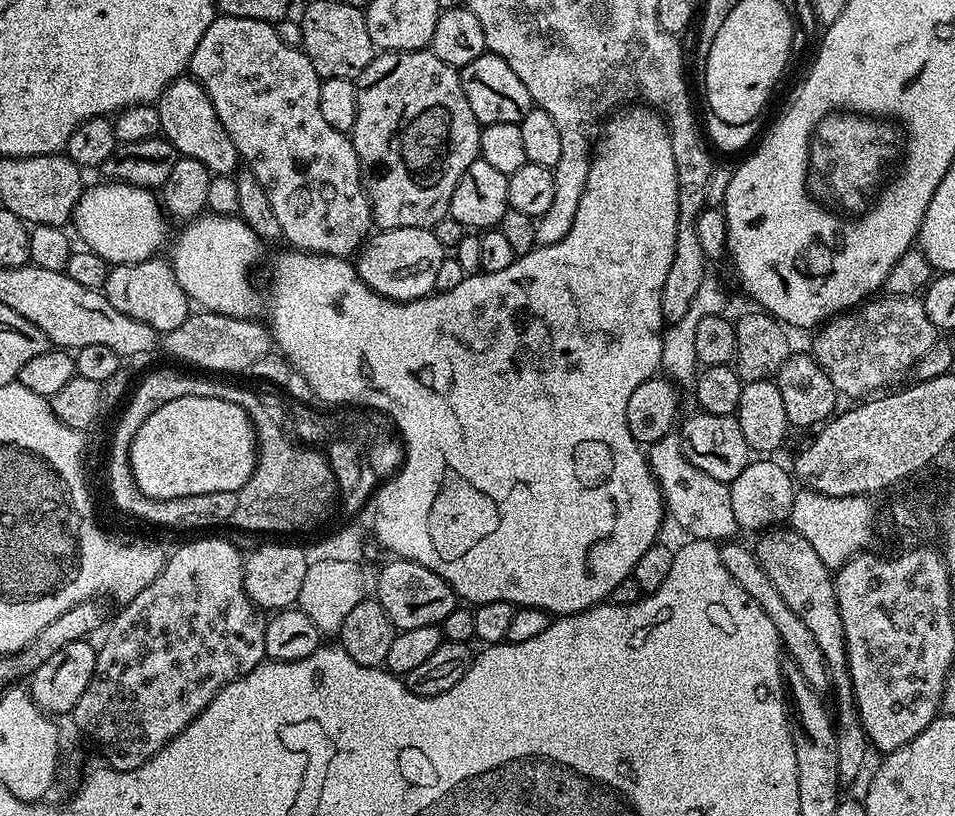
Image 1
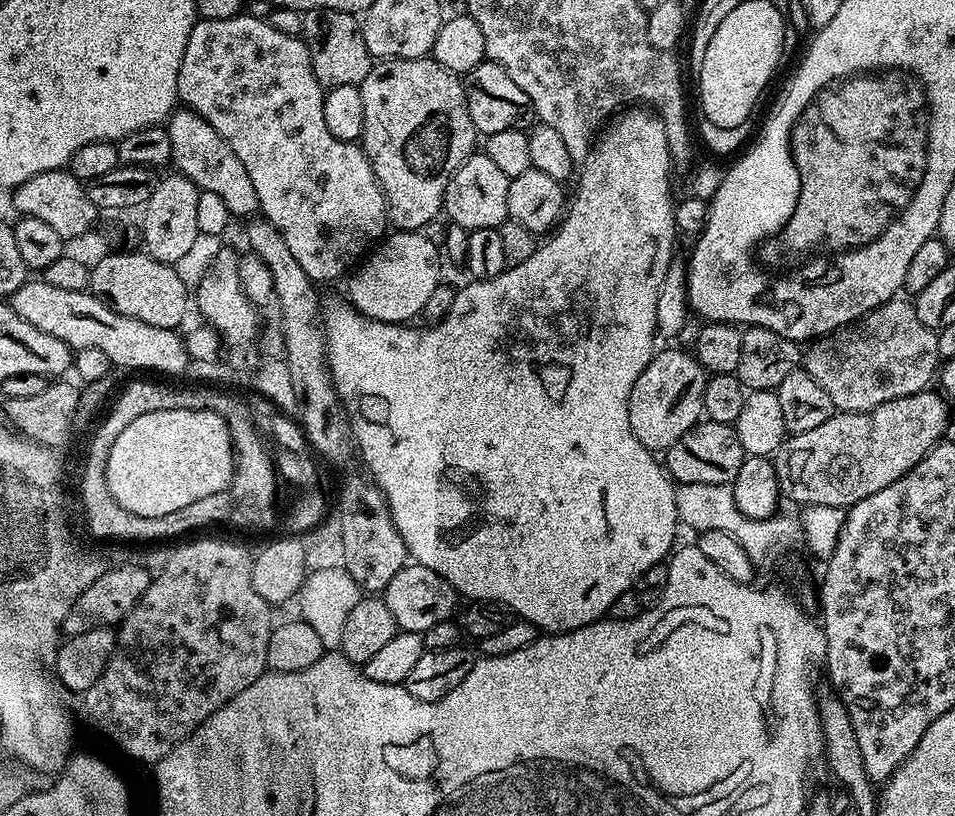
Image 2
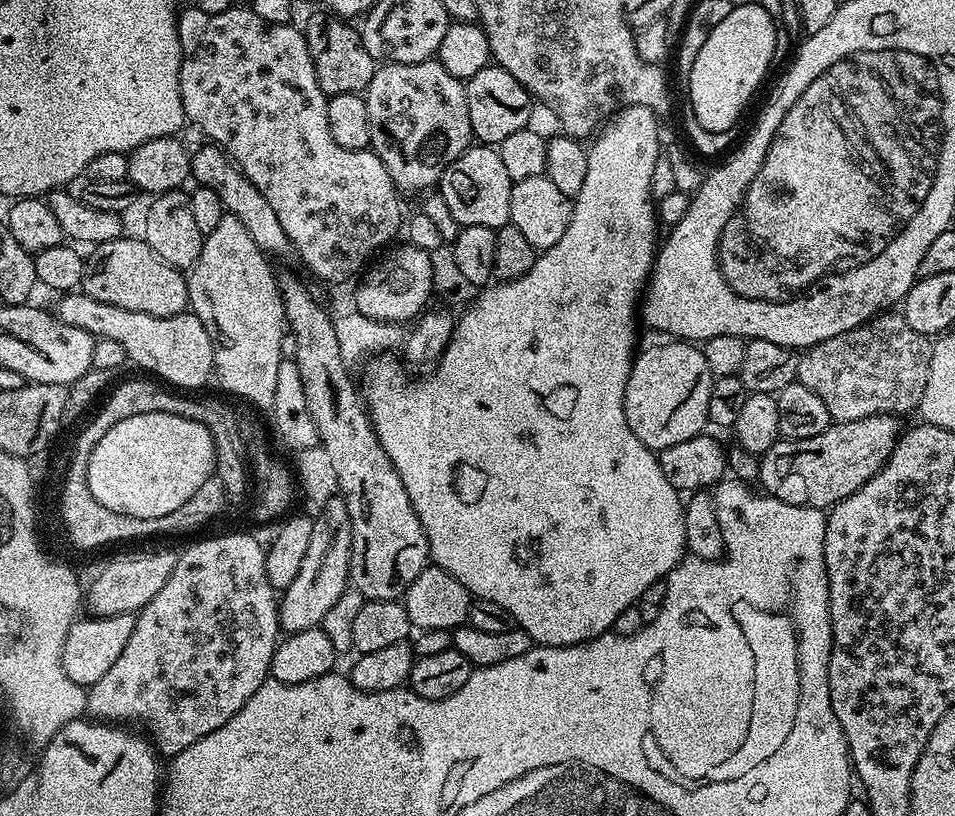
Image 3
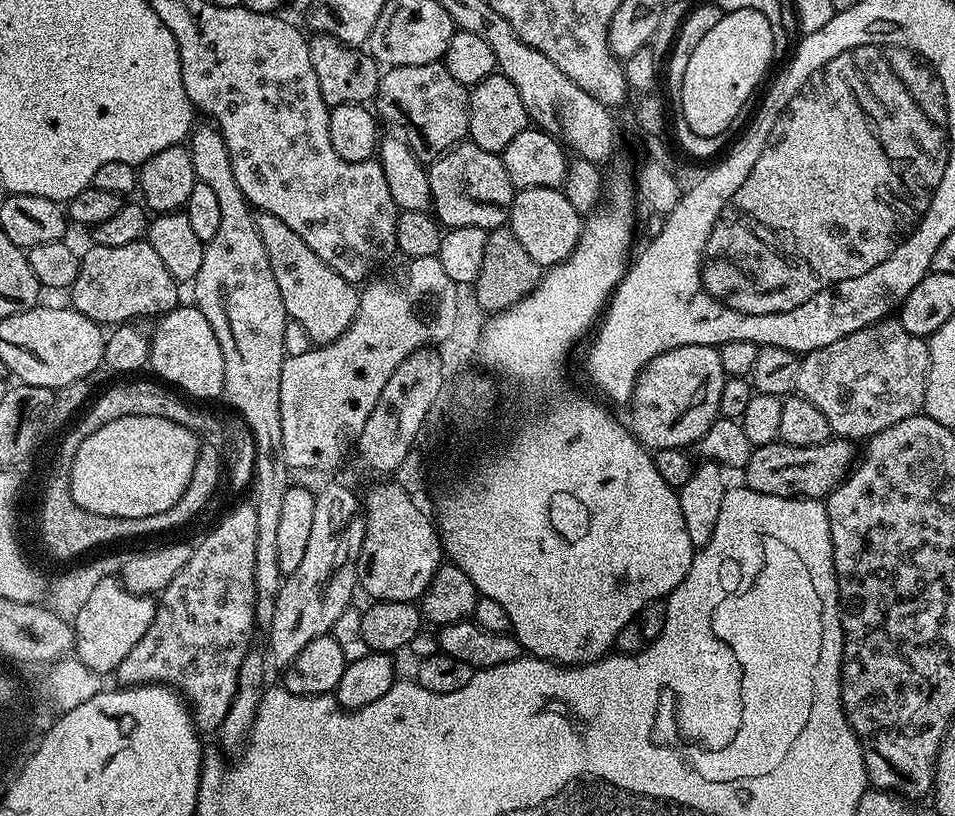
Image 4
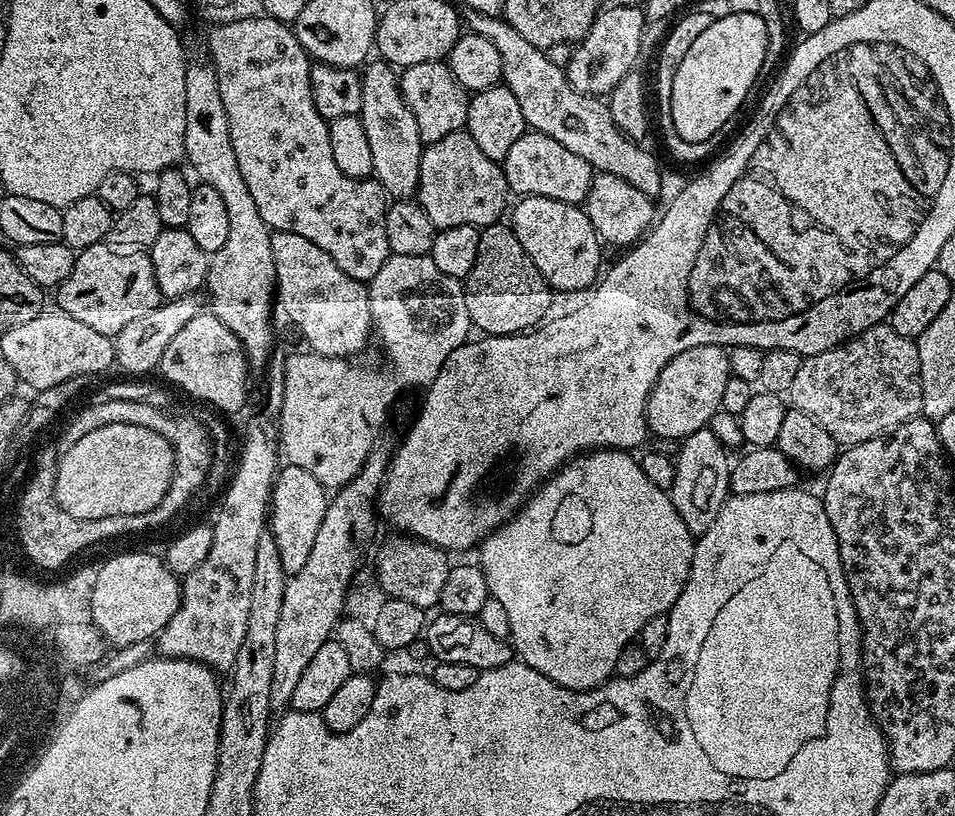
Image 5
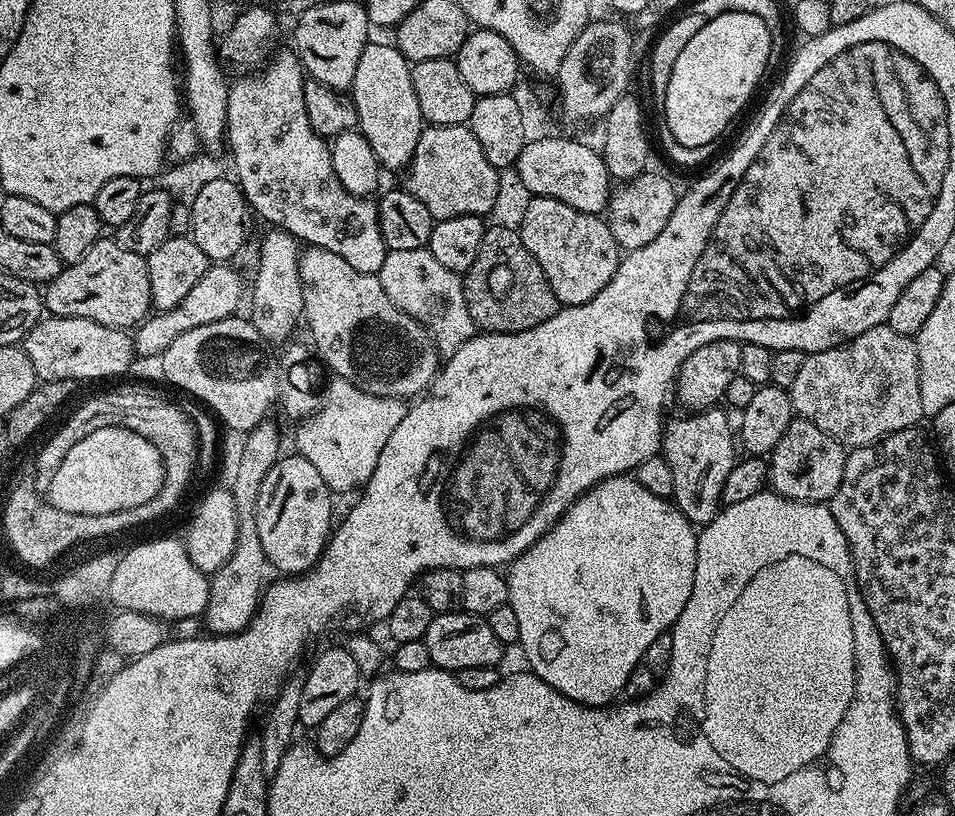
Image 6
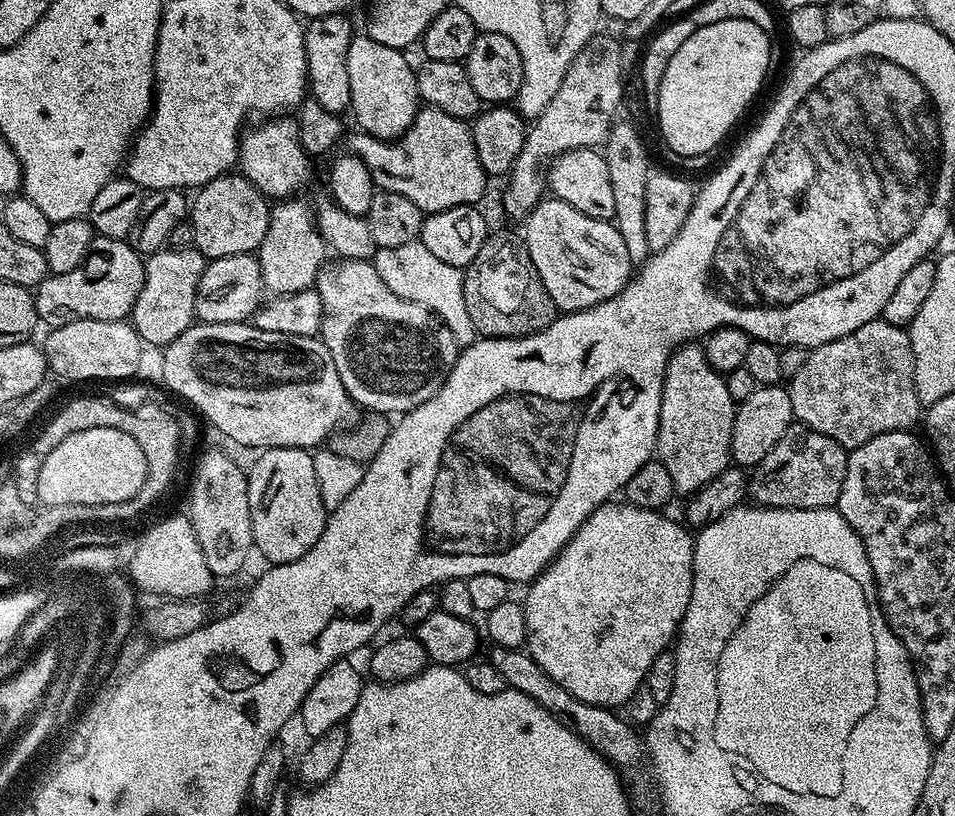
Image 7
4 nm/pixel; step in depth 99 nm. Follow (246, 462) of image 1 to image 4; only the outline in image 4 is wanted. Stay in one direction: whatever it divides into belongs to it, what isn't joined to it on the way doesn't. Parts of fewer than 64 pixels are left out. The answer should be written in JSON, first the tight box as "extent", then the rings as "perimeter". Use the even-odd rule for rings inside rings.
{"extent":[67,416,202,518],"perimeter":[[[123,416],[122,418],[114,418],[114,422],[106,422],[106,426],[94,430],[94,434],[87,436],[82,442],[82,446],[78,446],[78,450],[72,459],[72,464],[67,468],[70,494],[81,510],[90,514],[98,514],[99,516],[146,518],[154,514],[162,514],[166,510],[170,510],[170,506],[174,506],[178,502],[178,498],[182,498],[182,494],[194,474],[194,466],[197,460],[201,459],[201,456],[202,444],[196,433],[189,430],[186,426],[178,426],[178,422],[170,422],[166,418],[154,418],[153,416]]]}

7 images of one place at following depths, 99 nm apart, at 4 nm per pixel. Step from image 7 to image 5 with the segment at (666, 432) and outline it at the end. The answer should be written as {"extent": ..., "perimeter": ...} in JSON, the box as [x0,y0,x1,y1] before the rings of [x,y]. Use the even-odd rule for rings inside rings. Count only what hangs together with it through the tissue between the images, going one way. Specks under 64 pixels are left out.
{"extent":[670,427,732,537],"perimeter":[[[709,427],[690,434],[679,445],[680,453],[675,453],[674,463],[676,473],[670,489],[670,495],[678,514],[682,514],[682,522],[692,532],[693,537],[699,536],[710,530],[710,522],[718,518],[718,510],[722,510],[725,500],[730,493],[728,479],[732,473],[729,449],[722,441],[715,437]]]}

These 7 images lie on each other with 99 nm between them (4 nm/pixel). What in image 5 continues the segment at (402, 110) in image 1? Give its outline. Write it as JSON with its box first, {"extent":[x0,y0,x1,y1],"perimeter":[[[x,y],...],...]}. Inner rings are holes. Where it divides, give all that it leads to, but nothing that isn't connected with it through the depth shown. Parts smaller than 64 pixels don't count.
{"extent":[399,60,470,145],"perimeter":[[[444,60],[434,62],[418,62],[418,66],[410,66],[399,73],[400,93],[410,106],[410,114],[414,114],[414,122],[418,122],[418,134],[425,145],[446,138],[446,134],[461,131],[468,122],[468,101],[470,94],[454,78]]]}

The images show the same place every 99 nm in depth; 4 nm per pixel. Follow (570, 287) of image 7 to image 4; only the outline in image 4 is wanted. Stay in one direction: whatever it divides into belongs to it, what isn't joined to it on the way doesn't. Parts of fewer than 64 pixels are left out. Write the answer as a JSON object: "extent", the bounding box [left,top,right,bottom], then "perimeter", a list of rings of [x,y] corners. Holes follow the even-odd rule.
{"extent":[508,188,582,269],"perimeter":[[[522,188],[513,195],[508,224],[514,238],[522,242],[526,254],[540,264],[541,269],[553,268],[567,259],[580,240],[582,213],[574,210],[560,188]]]}

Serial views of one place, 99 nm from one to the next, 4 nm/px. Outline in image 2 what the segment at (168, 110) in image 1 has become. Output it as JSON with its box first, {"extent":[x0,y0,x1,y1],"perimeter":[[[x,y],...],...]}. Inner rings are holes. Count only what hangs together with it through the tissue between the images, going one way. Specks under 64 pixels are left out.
{"extent":[166,106,259,218],"perimeter":[[[184,106],[173,111],[166,121],[166,127],[172,147],[171,163],[176,164],[175,171],[179,175],[190,178],[201,192],[218,194],[226,202],[233,217],[248,218],[259,209],[258,190],[254,190],[254,182],[250,182],[250,174],[246,174],[246,166],[242,166],[238,154],[230,150],[222,134],[218,134],[218,130],[214,130],[214,126],[210,126],[206,118]]]}

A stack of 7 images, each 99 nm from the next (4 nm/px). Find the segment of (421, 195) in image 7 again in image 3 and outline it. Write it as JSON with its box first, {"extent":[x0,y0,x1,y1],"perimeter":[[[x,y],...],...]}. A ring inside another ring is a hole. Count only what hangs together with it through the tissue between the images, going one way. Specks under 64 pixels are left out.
{"extent":[438,146,513,229],"perimeter":[[[469,146],[442,174],[438,191],[446,198],[450,214],[459,224],[486,226],[490,229],[503,228],[510,221],[510,194],[513,181],[502,166],[499,151],[492,146]]]}

